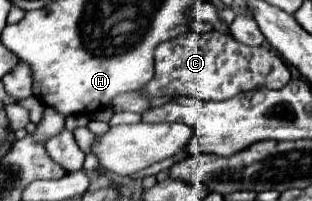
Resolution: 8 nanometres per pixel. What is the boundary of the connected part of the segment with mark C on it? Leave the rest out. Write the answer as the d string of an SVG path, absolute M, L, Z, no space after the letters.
M189 31L161 43L155 49L155 77L143 89L119 95L111 109L141 113L149 107L149 99L163 95L191 95L203 101L225 101L249 89L279 89L289 79L291 71L287 63L283 63L283 59L279 59L279 55L269 47L247 47L231 39L231 35L223 35L219 31L203 35Z

